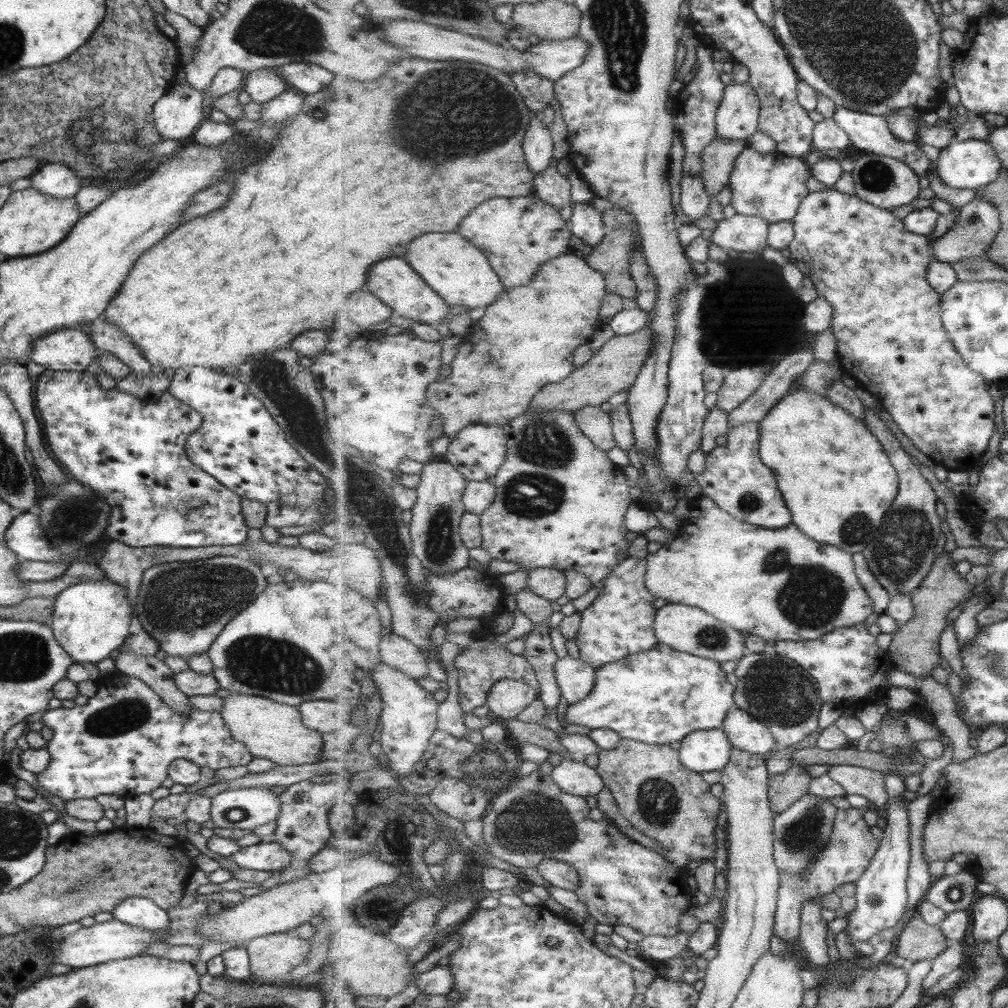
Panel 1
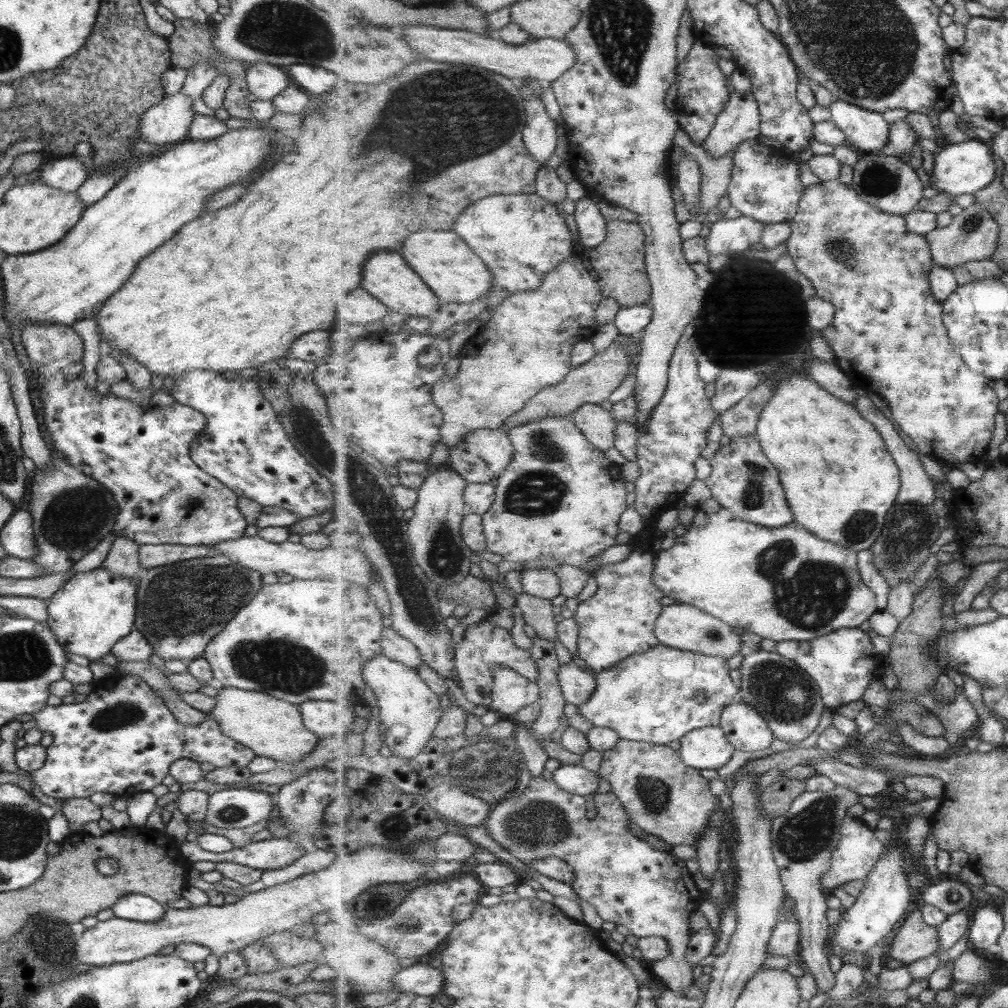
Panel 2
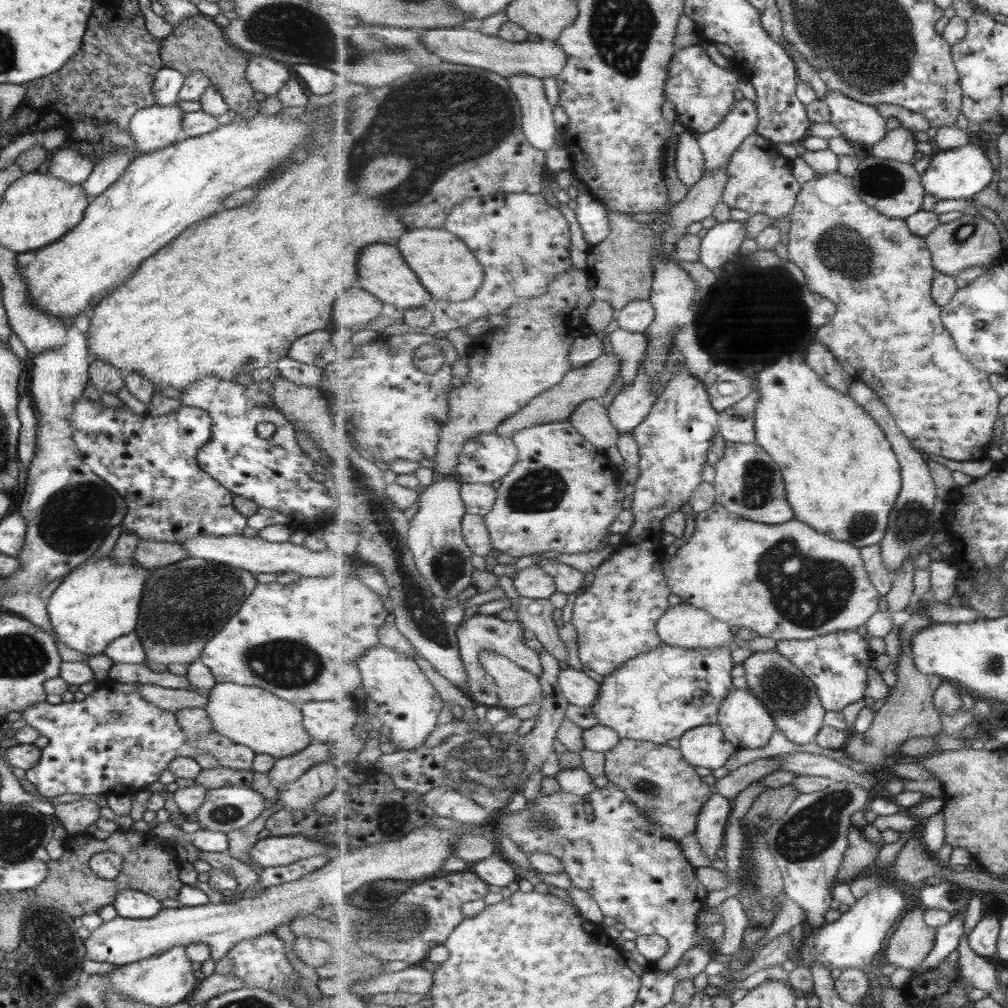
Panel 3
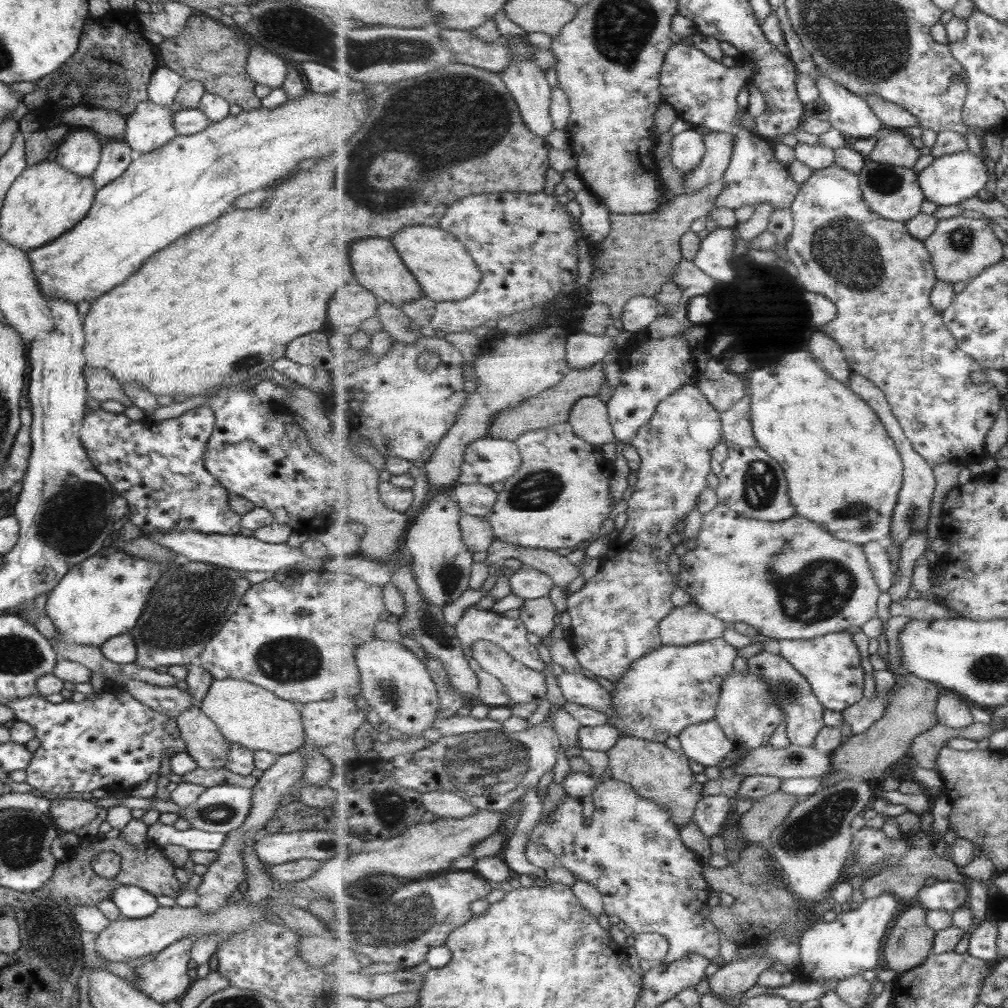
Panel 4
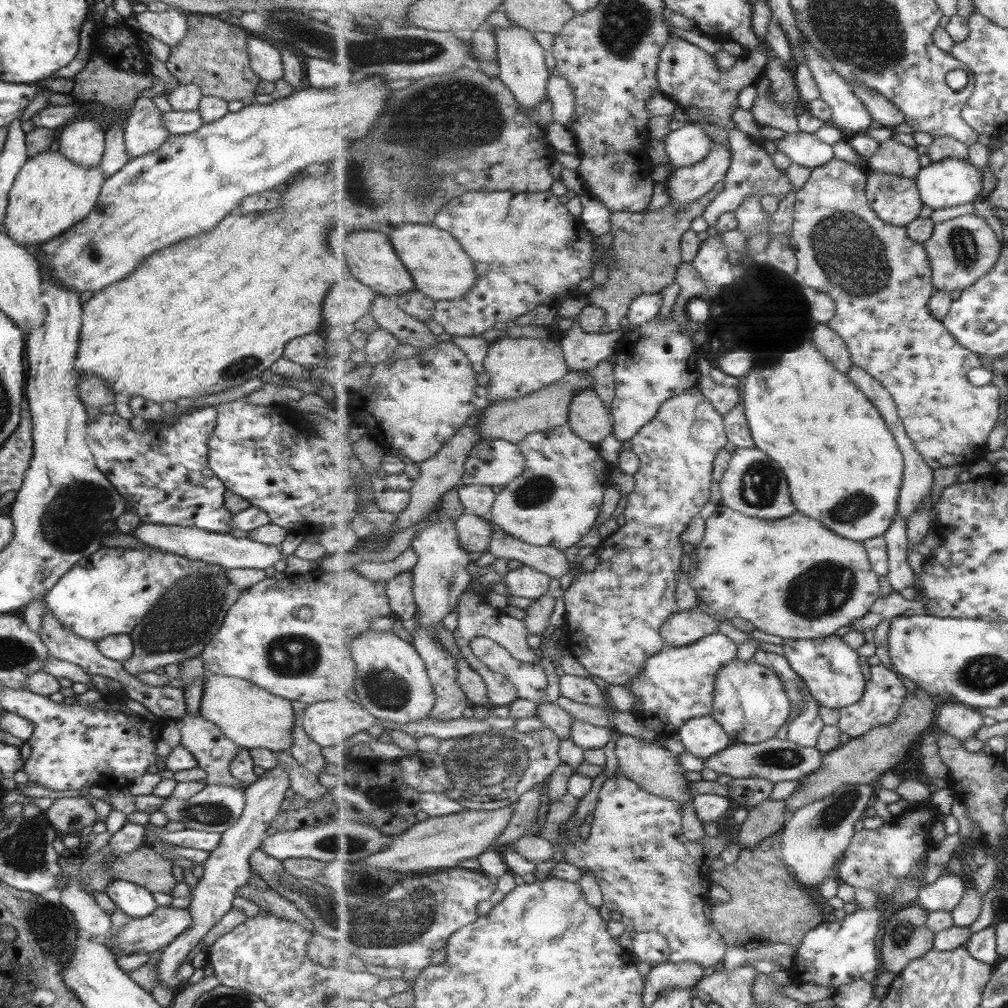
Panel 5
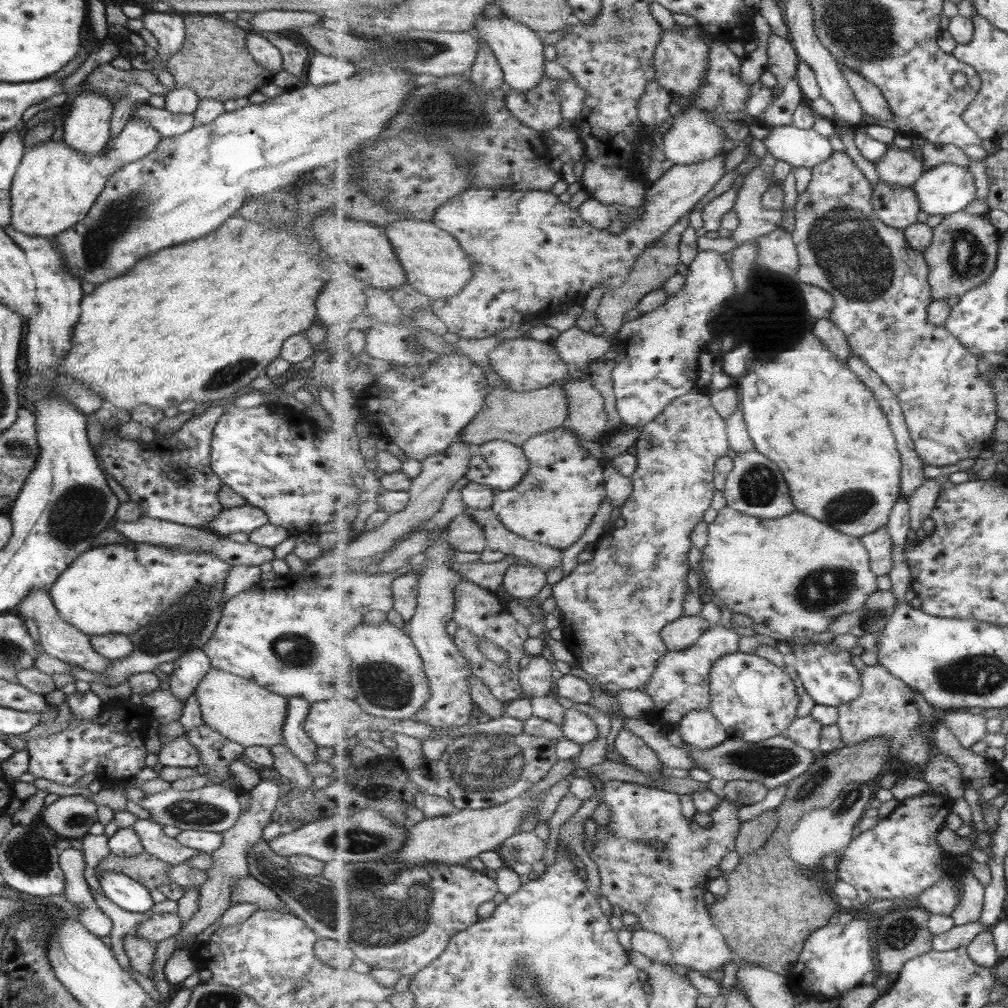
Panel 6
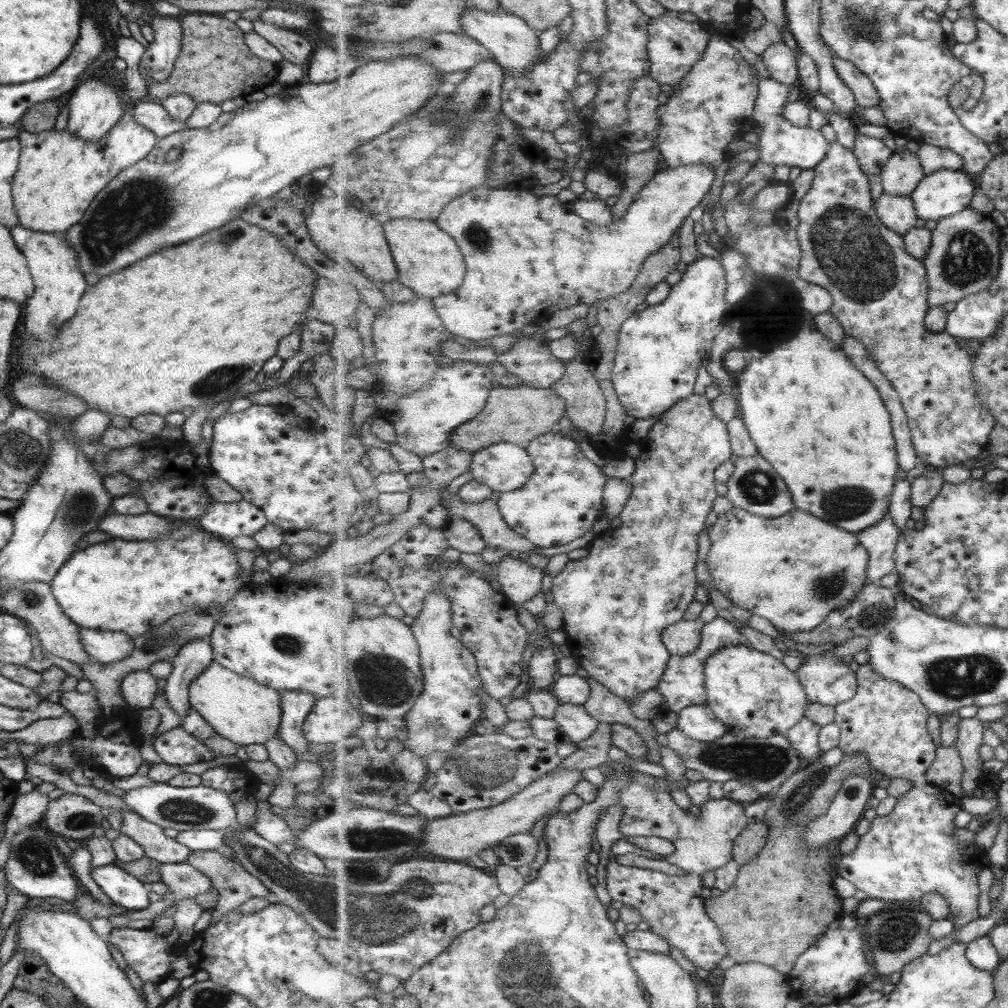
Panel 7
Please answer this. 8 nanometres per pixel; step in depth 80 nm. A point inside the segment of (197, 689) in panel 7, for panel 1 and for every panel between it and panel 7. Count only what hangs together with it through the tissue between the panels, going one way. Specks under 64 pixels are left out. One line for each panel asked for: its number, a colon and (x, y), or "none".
1: (269, 729)
2: (271, 728)
3: (247, 715)
4: (245, 714)
5: (248, 715)
6: (238, 709)

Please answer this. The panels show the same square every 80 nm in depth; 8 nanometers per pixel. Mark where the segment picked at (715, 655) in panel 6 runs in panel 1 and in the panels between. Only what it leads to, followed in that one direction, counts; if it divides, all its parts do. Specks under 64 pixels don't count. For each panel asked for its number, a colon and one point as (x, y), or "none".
1: (661, 695)
2: (660, 695)
3: (660, 695)
4: (673, 687)
5: (677, 684)

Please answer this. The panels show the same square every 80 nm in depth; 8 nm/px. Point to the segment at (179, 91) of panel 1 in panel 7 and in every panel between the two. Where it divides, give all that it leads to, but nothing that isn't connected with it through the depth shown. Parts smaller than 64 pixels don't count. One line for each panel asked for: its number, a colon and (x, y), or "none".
2: (165, 123)
3: (151, 128)
4: (148, 126)
5: (141, 136)
6: (53, 187)
7: (57, 175)

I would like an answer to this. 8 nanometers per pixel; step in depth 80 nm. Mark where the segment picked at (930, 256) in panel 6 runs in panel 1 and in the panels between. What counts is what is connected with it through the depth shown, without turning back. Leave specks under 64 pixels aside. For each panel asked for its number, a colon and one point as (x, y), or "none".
1: (977, 226)
2: (973, 234)
3: (971, 240)
4: (961, 248)
5: (963, 249)

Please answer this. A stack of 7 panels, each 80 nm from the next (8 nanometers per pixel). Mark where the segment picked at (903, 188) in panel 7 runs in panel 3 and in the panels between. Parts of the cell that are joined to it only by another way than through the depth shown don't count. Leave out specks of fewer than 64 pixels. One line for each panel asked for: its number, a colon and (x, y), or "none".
3: (900, 144)
4: (896, 148)
5: (894, 158)
6: (900, 167)

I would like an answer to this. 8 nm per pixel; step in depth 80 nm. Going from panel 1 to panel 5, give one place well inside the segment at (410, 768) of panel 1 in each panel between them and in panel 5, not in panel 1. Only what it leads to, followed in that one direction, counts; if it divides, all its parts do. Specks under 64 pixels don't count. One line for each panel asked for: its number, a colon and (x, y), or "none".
2: (409, 708)
3: (406, 700)
4: (398, 686)
5: (392, 683)

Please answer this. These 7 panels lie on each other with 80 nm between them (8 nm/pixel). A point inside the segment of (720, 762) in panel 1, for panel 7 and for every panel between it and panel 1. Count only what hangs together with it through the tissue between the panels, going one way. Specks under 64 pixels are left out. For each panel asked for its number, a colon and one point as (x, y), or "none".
2: (704, 749)
3: (707, 746)
4: (705, 742)
5: (704, 736)
6: (700, 728)
7: (700, 722)

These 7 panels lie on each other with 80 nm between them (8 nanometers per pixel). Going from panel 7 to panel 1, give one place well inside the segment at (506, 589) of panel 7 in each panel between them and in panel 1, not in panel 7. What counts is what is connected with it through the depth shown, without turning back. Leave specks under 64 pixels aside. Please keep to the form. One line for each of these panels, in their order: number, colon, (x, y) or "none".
1: (550, 583)
2: (544, 582)
3: (533, 582)
4: (529, 583)
5: (526, 582)
6: (526, 581)

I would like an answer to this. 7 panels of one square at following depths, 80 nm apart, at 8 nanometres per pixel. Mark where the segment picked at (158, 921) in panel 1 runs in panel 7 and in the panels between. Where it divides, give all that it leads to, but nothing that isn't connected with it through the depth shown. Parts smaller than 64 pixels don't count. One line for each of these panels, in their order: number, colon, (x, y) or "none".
2: (136, 907)
3: (128, 903)
4: (132, 902)
5: (136, 901)
6: (128, 894)
7: (122, 889)

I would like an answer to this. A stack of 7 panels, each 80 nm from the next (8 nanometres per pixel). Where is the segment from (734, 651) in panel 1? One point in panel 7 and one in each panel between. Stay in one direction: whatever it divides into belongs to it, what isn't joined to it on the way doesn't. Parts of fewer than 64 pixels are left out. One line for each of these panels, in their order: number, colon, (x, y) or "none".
2: (685, 627)
3: (684, 625)
4: (687, 625)
5: (687, 626)
6: (686, 631)
7: (683, 638)

